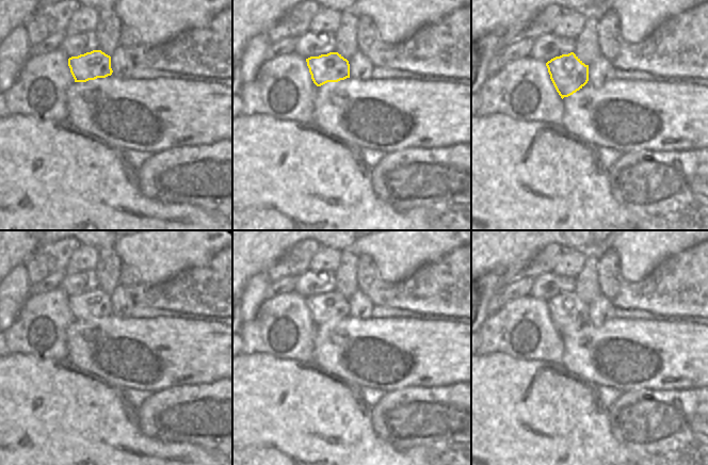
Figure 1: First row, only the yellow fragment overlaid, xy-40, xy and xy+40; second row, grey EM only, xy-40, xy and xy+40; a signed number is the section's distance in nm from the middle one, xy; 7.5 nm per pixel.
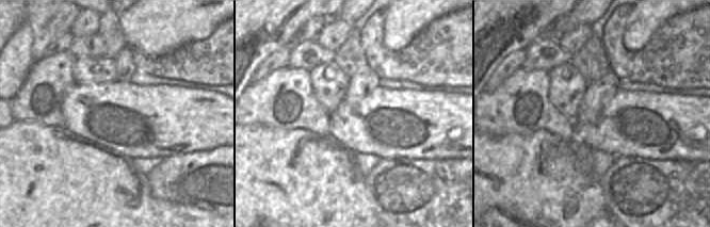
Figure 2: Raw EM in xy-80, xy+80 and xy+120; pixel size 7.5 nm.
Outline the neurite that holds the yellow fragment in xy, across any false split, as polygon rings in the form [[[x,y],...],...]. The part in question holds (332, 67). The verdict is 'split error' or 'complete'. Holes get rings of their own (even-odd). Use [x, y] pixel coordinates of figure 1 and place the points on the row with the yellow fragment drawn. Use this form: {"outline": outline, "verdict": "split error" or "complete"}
{"outline": [[[338,52],[306,59],[311,79],[317,86],[350,78],[350,64]]], "verdict": "complete"}

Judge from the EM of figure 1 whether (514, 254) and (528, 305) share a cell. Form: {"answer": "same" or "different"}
{"answer": "different"}

